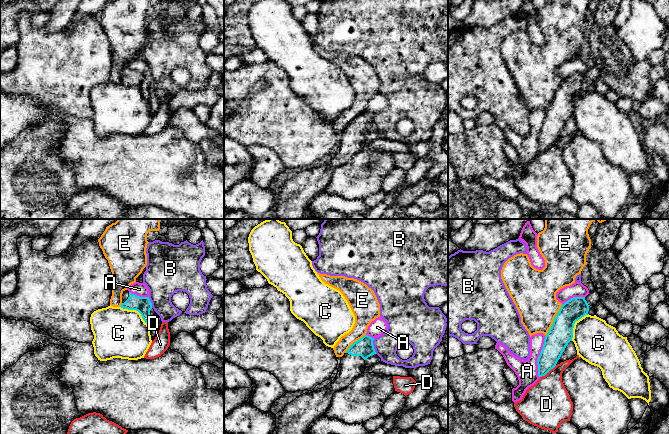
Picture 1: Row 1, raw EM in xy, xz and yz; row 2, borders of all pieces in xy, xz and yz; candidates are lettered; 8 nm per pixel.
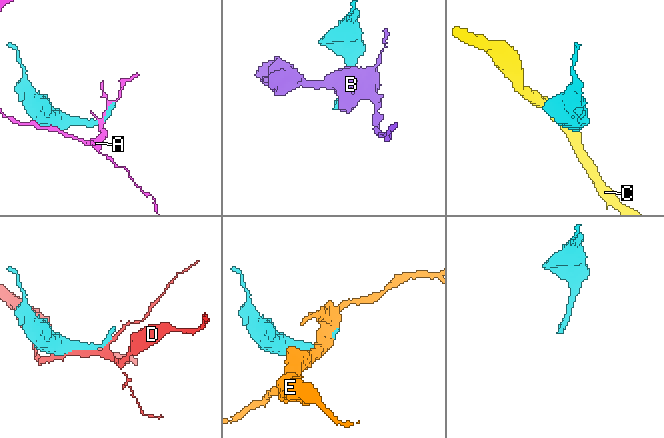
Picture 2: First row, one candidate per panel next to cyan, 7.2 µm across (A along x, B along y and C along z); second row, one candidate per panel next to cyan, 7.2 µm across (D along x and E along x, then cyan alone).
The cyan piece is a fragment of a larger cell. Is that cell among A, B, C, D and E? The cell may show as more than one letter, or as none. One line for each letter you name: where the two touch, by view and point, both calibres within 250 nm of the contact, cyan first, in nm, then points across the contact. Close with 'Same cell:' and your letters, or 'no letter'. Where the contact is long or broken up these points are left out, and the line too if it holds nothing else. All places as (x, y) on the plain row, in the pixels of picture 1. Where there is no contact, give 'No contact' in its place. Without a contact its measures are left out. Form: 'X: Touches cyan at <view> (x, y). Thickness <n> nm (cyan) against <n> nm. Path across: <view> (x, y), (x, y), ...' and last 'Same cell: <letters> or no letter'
Same cell: no letter

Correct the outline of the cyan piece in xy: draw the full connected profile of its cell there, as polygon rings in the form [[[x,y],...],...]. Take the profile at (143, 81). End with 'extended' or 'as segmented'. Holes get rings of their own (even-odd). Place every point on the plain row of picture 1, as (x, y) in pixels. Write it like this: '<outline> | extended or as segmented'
[[[125,66],[122,70],[122,80],[120,83],[123,85],[138,87],[145,99],[149,99],[150,86],[152,85],[152,79],[149,73],[140,73]]] | extended

